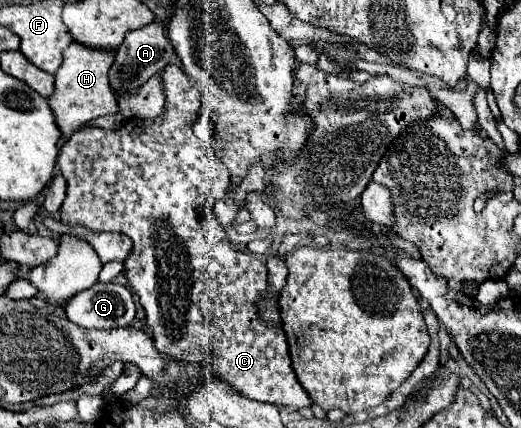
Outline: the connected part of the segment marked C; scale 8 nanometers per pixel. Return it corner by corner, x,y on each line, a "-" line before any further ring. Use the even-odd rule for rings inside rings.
166,65
160,77
166,97
162,115
142,121
128,119
114,131
82,127
62,145
58,173
66,177
68,195
60,209
60,221
96,233
124,233
134,241
130,257
124,261
124,275
132,283
132,291
140,297
158,353
178,363
200,365
208,359
208,363
216,365
218,379
234,385
246,399
296,409
312,407
312,399
292,369
282,323
266,323
260,315
260,299
268,293
268,269
254,255
238,253
210,211
216,201
228,197
230,187
230,171
212,147
214,121
210,115
200,115
200,93
190,88
178,65
-
210,351
216,353
212,361

